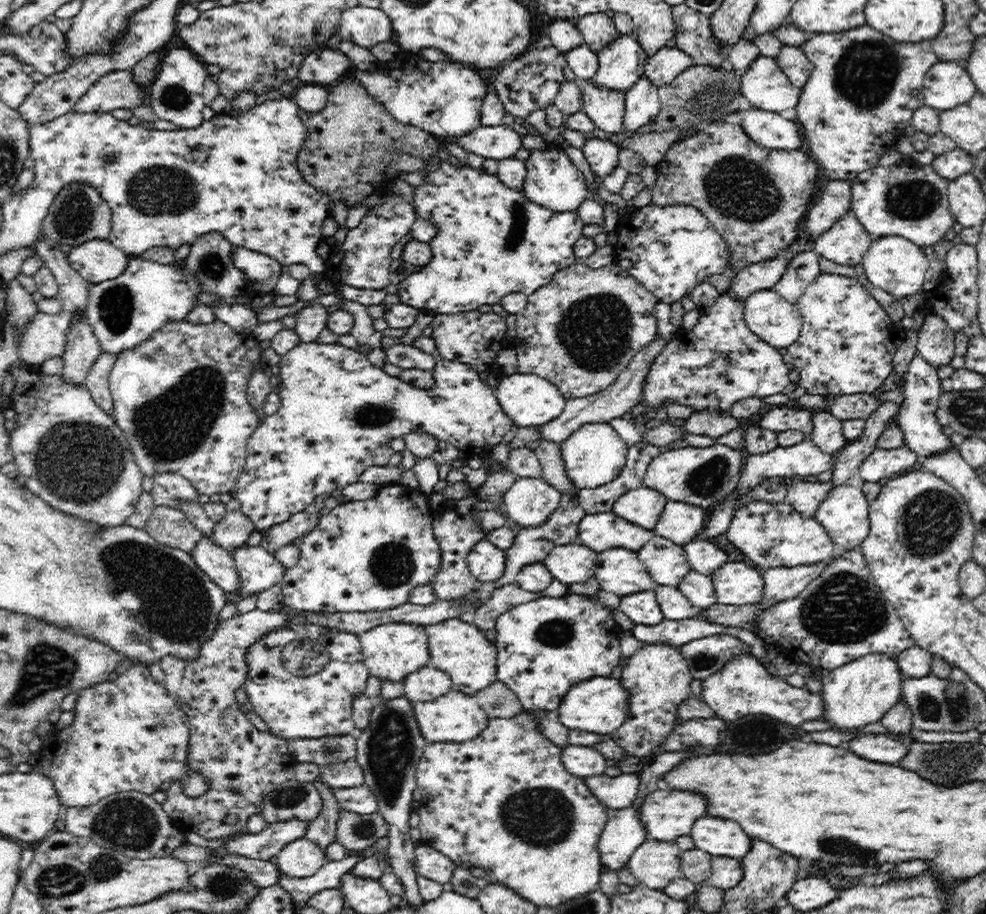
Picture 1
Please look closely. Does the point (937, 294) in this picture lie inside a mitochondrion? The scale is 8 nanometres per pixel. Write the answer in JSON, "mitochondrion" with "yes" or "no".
{"mitochondrion":"no"}

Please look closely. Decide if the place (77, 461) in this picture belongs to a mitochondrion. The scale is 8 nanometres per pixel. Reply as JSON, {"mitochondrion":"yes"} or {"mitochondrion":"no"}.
{"mitochondrion":"yes"}

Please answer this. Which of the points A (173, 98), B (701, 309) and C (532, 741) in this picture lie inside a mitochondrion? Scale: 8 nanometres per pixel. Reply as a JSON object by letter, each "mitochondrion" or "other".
{"A":"mitochondrion","B":"other","C":"other"}

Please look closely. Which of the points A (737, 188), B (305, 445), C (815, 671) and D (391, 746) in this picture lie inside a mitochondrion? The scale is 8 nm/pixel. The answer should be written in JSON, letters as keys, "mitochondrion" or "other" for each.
{"A":"mitochondrion","B":"other","C":"other","D":"mitochondrion"}

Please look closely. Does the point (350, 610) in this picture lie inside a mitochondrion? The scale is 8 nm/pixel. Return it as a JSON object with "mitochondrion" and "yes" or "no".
{"mitochondrion":"no"}

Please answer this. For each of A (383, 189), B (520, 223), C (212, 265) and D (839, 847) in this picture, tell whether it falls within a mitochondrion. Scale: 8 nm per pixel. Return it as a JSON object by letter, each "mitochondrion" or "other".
{"A":"other","B":"mitochondrion","C":"mitochondrion","D":"mitochondrion"}

